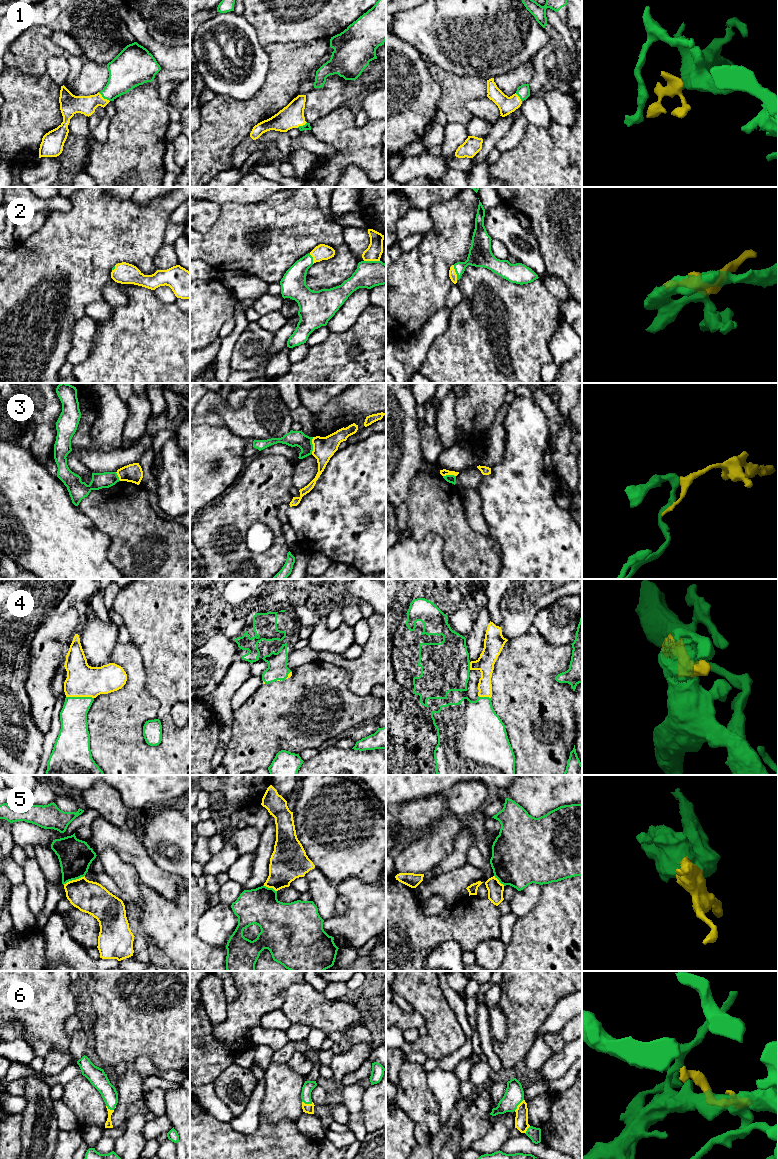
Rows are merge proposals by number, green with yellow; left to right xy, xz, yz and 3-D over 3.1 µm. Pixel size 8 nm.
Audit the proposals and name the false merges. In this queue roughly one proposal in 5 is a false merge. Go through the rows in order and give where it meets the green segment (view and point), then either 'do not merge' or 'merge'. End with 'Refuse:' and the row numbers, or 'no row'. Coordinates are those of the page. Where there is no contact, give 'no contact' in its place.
1: xy (104, 98) | merge
2: yz (455, 271) | merge
3: xz (312, 445) | do not merge
4: xy (80, 697) | merge
5: xy (73, 879) | do not merge
6: xz (307, 1103) | merge
Refuse: 3, 5

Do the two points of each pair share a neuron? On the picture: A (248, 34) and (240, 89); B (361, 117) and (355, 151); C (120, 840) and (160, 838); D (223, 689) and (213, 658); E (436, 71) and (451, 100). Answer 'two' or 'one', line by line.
A: one
B: two
C: two
D: one
E: one

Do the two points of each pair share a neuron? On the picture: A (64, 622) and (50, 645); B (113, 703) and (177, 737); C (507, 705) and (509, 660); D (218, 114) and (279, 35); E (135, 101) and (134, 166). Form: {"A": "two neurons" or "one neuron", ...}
{"A": "one neuron", "B": "one neuron", "C": "one neuron", "D": "two neurons", "E": "one neuron"}

